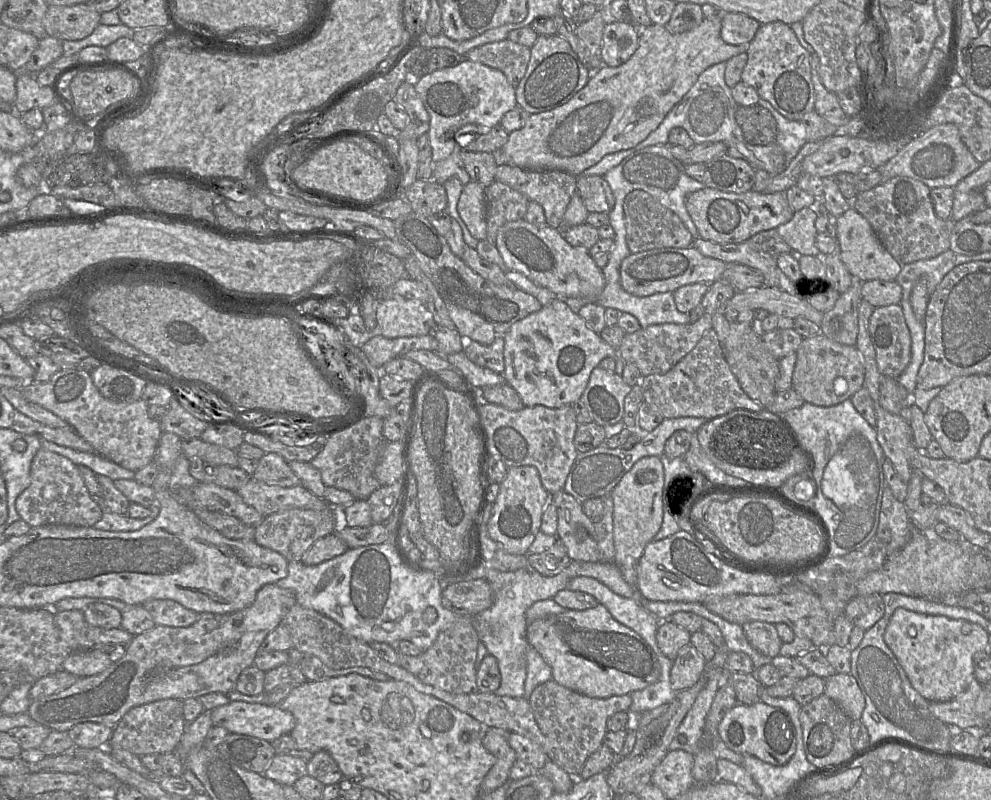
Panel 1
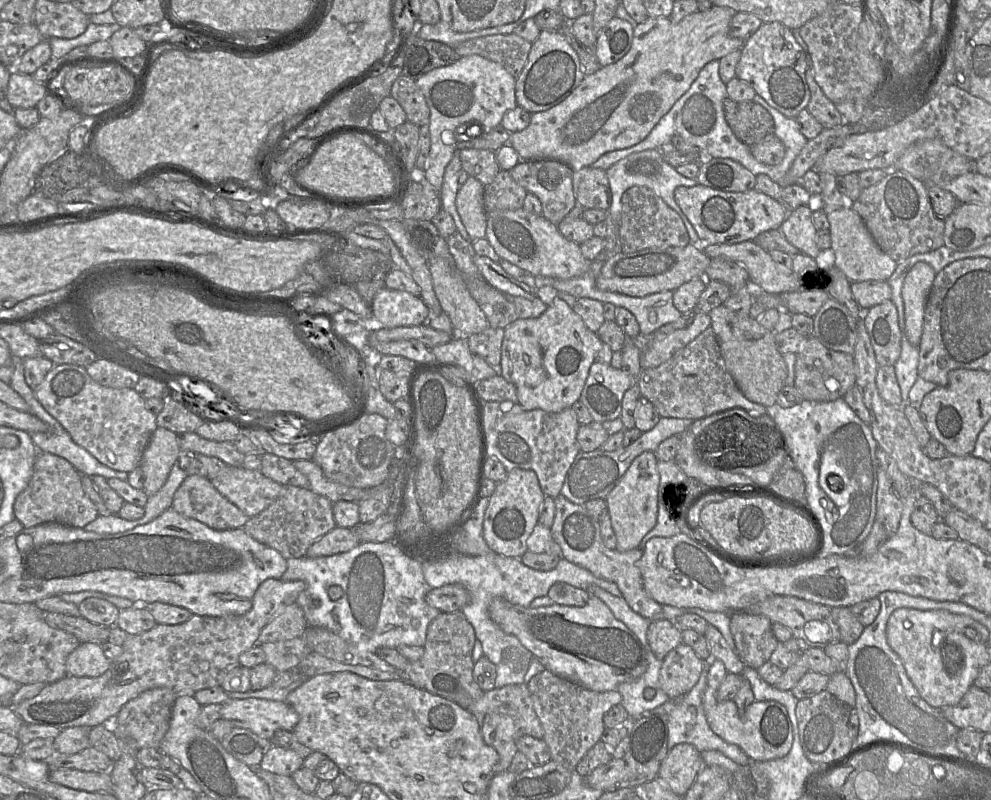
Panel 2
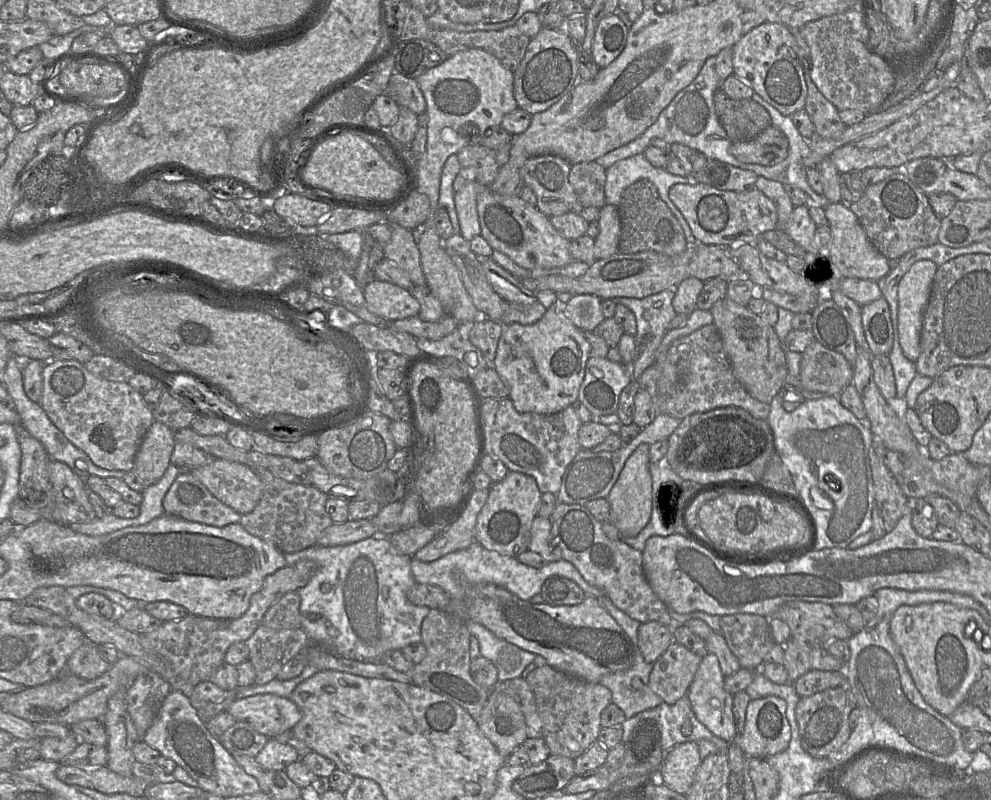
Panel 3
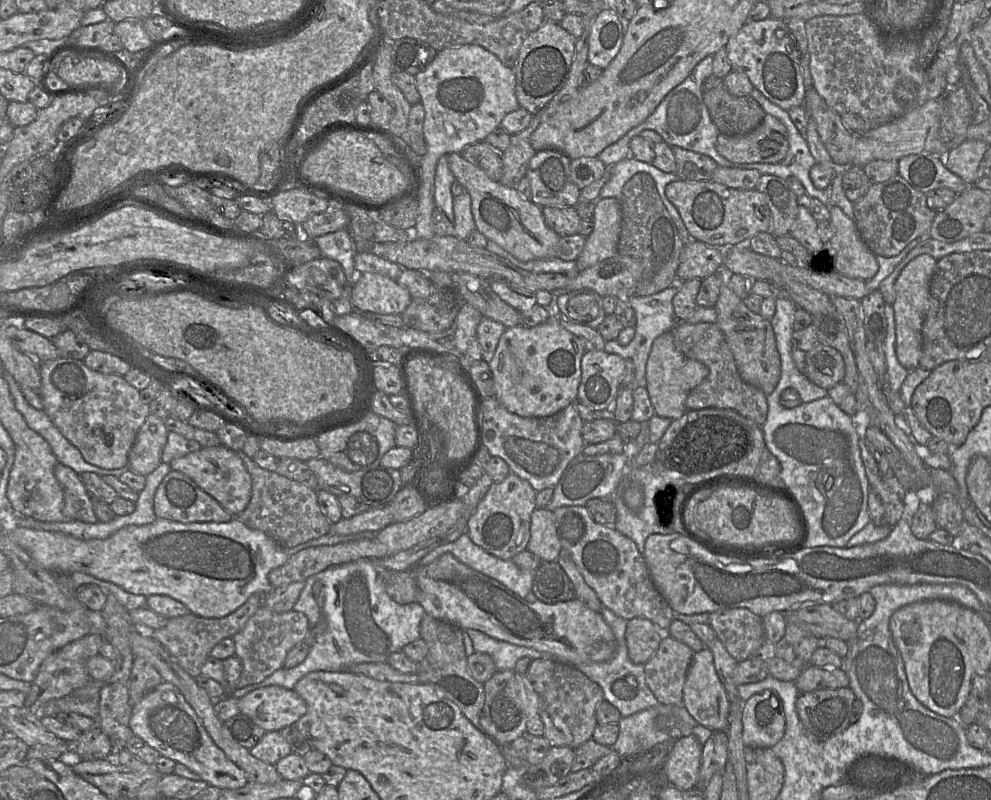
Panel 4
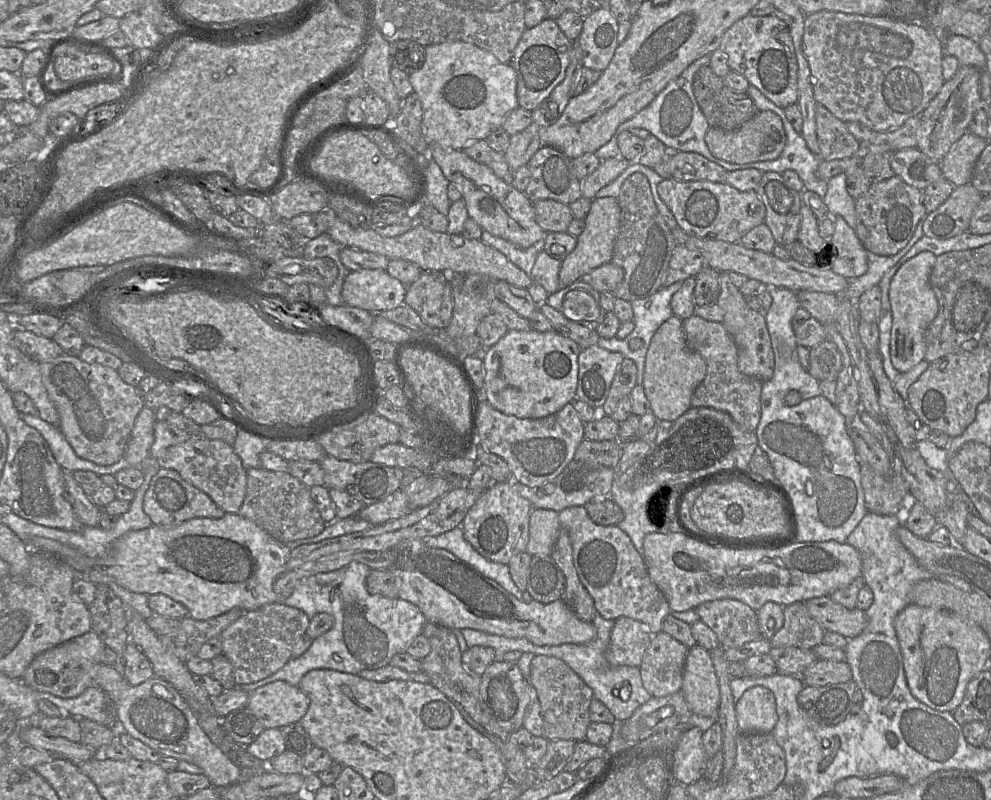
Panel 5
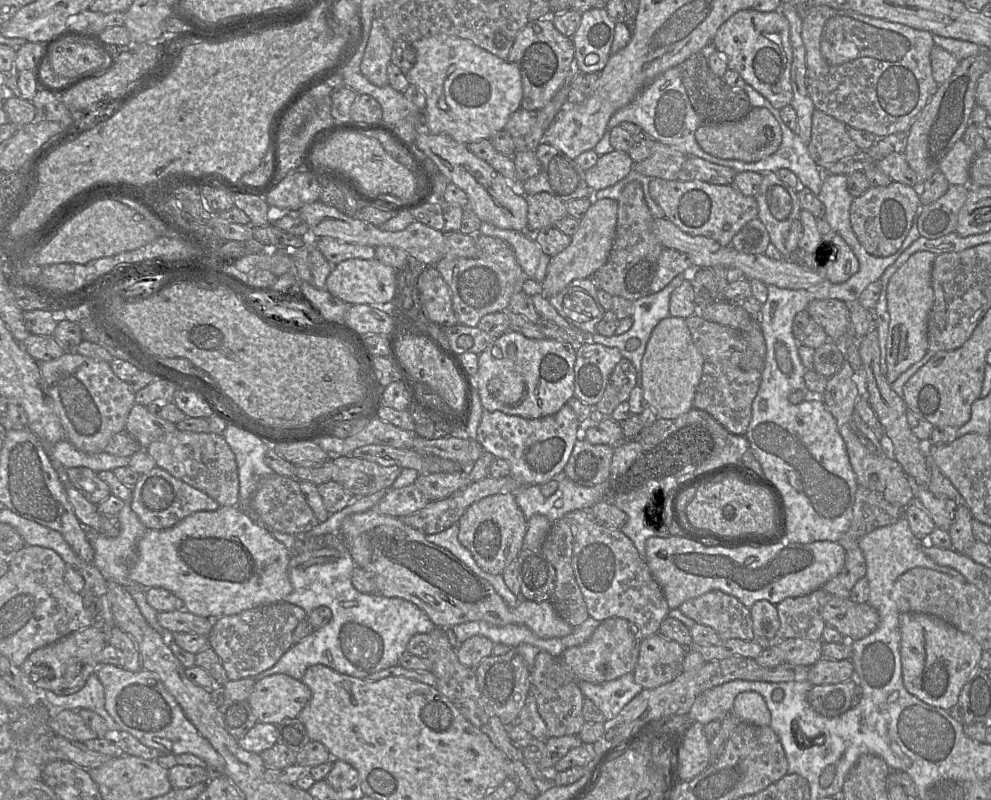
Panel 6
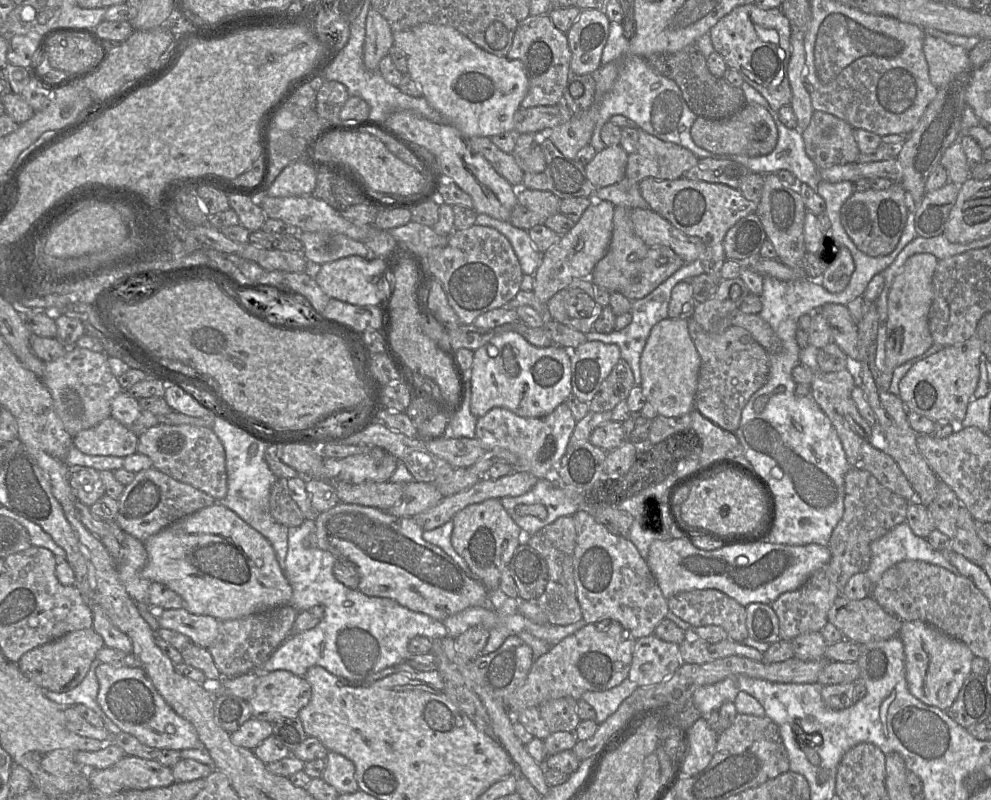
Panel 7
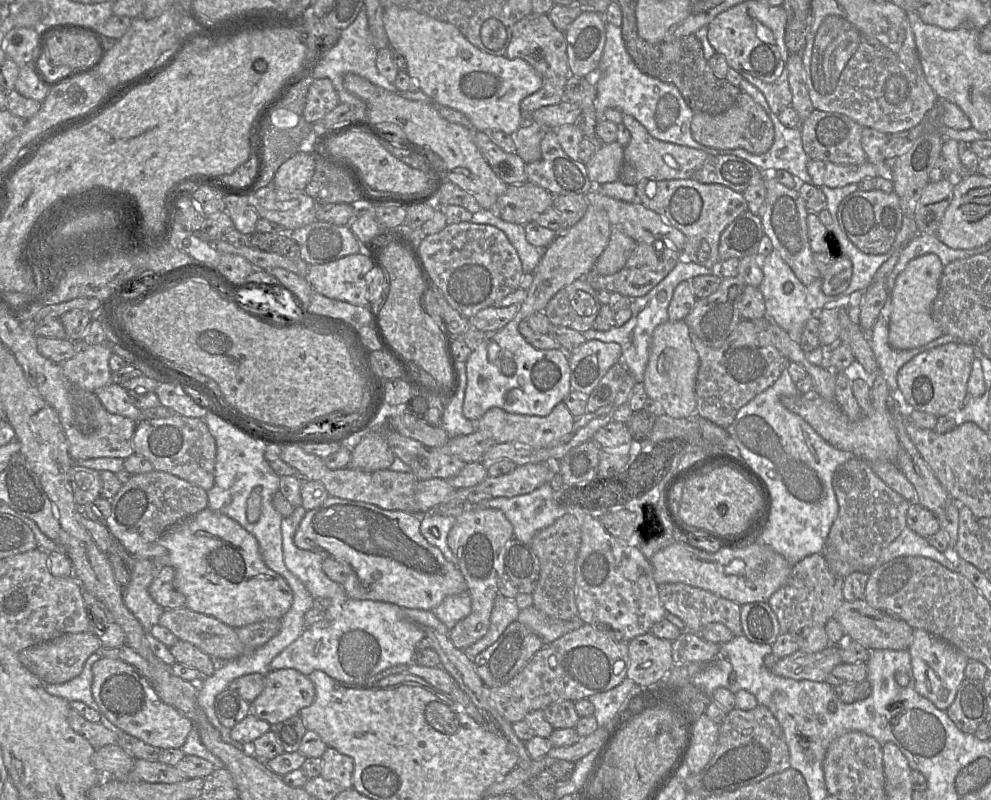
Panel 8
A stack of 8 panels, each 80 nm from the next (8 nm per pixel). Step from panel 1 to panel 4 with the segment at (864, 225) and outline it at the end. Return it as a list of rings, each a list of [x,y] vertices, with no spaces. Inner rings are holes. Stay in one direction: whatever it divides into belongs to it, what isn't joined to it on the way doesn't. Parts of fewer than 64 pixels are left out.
[[[830,206],[829,211],[830,221],[834,227],[834,235],[826,245],[828,245],[829,254],[834,257],[836,272],[851,279],[870,280],[879,269],[876,256],[861,239],[853,219],[849,218],[841,208],[837,206]]]

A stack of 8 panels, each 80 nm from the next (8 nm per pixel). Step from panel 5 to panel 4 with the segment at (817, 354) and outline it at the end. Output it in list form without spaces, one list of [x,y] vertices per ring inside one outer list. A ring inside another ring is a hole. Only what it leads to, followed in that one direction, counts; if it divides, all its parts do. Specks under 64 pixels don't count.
[[[817,343],[805,354],[805,376],[817,386],[829,390],[844,380],[844,359],[835,348]]]

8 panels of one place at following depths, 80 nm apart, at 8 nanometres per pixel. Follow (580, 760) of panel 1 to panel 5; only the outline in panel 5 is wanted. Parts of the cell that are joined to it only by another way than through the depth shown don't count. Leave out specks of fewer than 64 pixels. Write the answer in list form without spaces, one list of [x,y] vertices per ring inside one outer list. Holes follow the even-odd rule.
[[[537,655],[531,662],[529,682],[535,688],[543,719],[544,737],[554,740],[586,740],[591,723],[589,707],[593,690],[563,661],[553,656]]]

